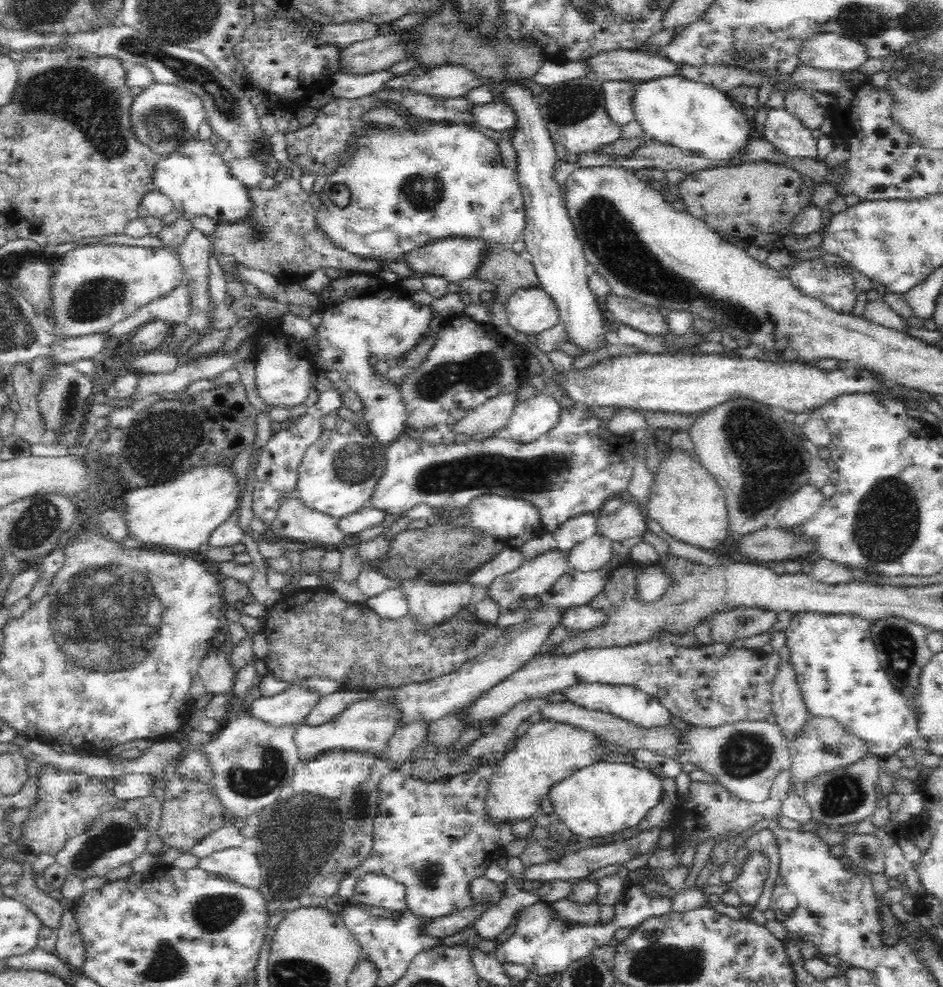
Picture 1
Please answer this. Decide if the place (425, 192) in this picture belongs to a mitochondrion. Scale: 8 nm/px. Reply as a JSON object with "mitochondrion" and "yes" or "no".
{"mitochondrion":"yes"}

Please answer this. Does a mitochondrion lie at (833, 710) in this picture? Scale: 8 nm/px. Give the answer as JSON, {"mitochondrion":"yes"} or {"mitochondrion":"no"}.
{"mitochondrion":"no"}

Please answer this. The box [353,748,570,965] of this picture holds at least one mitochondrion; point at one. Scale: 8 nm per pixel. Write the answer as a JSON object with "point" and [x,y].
{"point":[430,874]}

